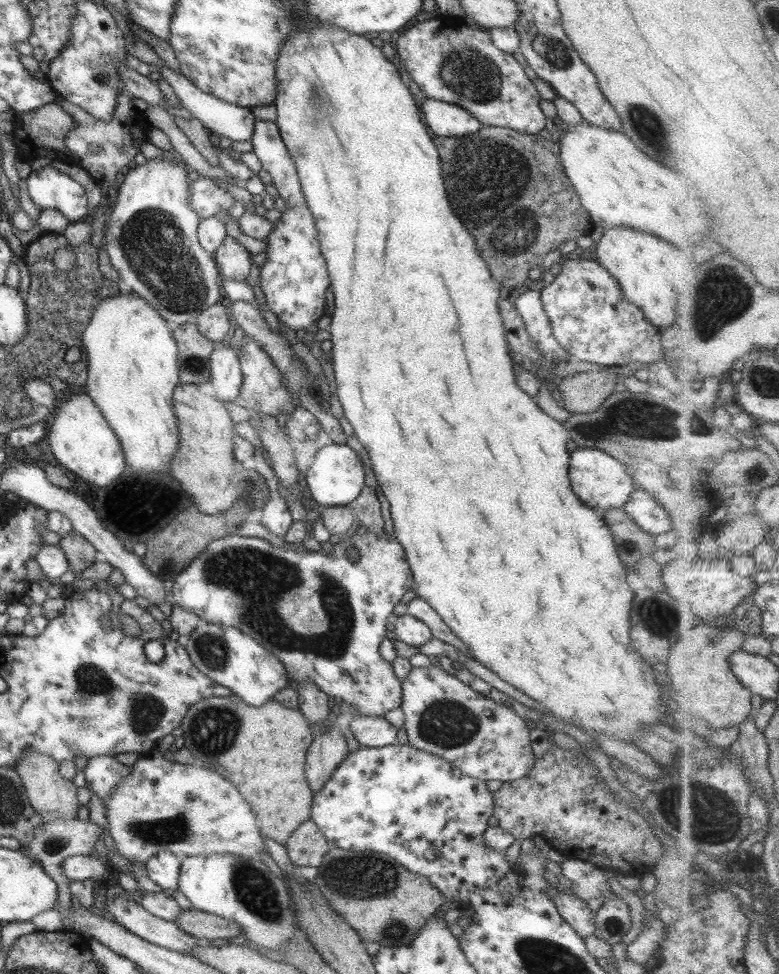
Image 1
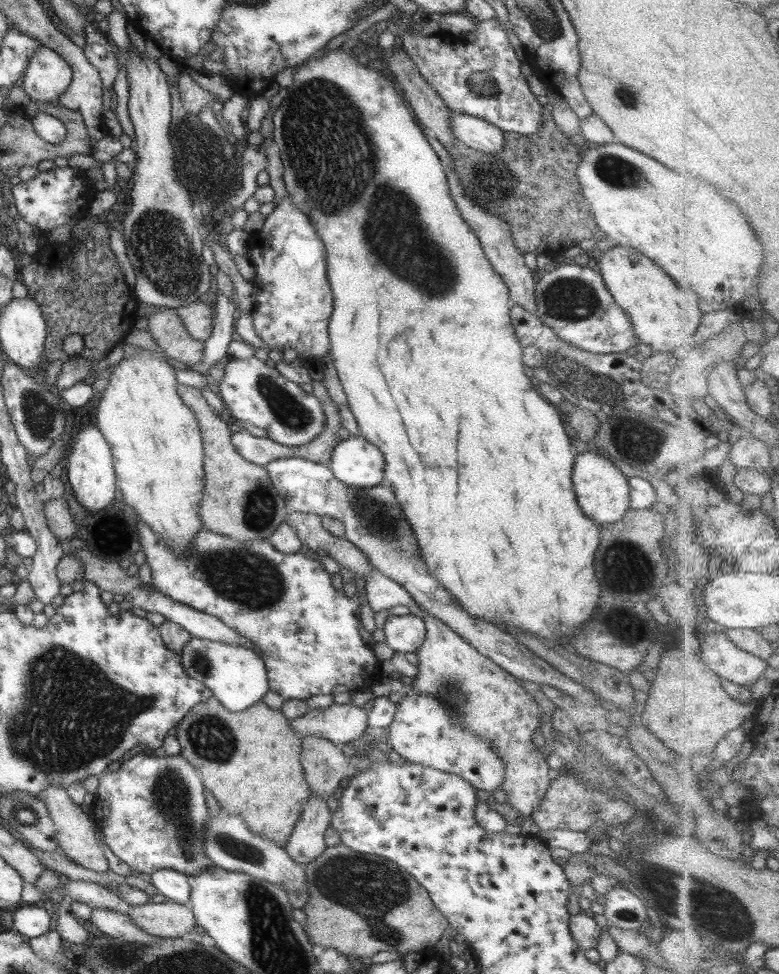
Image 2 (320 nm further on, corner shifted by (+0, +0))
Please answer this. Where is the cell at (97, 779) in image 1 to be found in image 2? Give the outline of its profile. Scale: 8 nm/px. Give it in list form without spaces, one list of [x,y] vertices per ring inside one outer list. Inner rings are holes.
[[[139,753],[128,757],[116,771],[104,772],[99,776],[90,811],[109,850],[134,874],[166,868],[197,876],[213,865],[203,850],[202,832],[210,818],[203,786],[195,768],[179,753],[153,758]]]

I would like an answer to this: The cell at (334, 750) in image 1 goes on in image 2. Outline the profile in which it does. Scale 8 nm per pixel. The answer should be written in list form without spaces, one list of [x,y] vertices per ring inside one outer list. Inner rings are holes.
[[[311,794],[288,836],[284,851],[304,866],[325,850],[324,832],[329,828],[332,804]]]

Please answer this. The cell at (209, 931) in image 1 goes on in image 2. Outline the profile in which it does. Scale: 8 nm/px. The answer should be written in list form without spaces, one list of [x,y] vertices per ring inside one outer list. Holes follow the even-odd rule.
[[[169,900],[132,906],[126,915],[143,932],[168,939],[193,931],[195,923],[192,912],[185,904]]]

